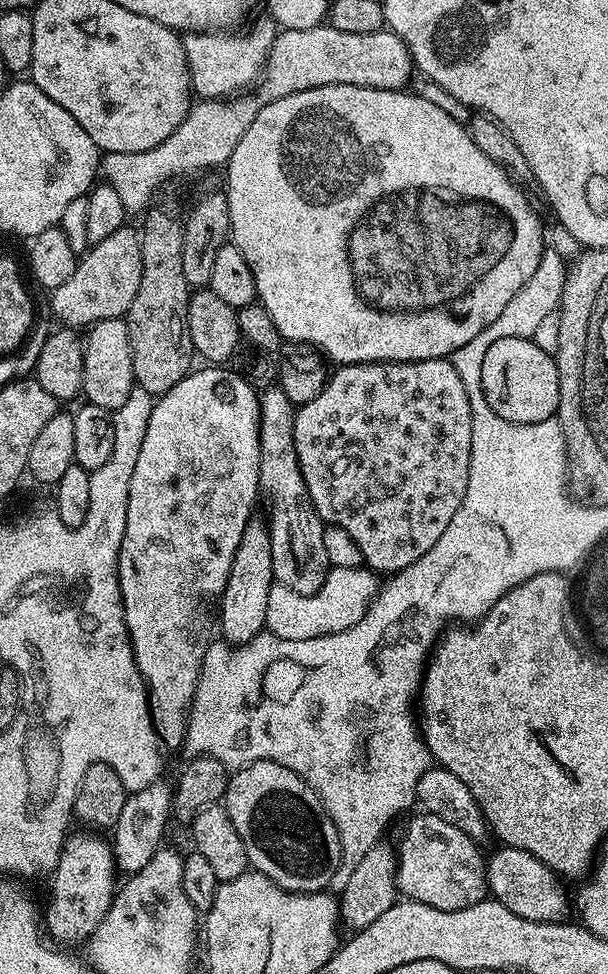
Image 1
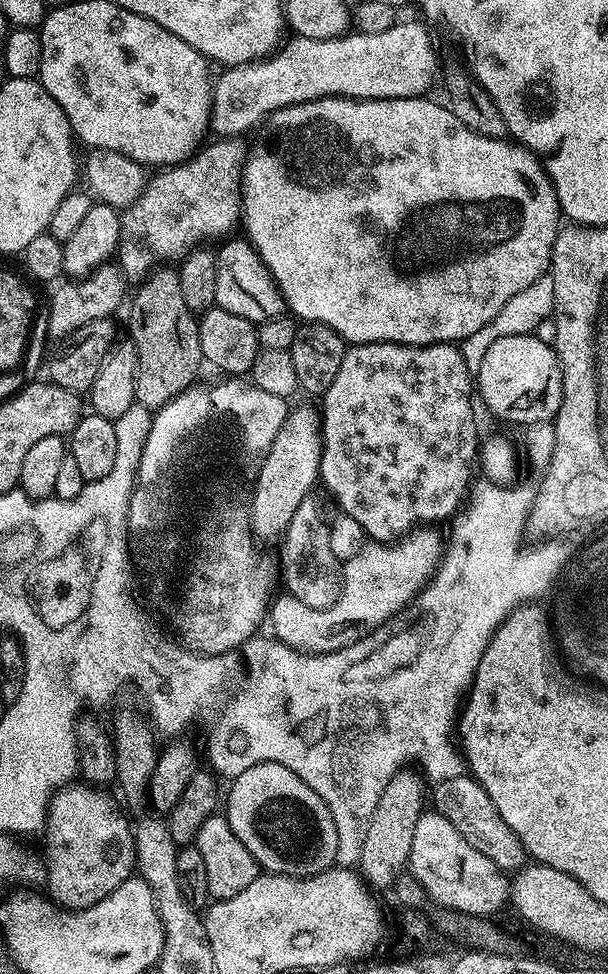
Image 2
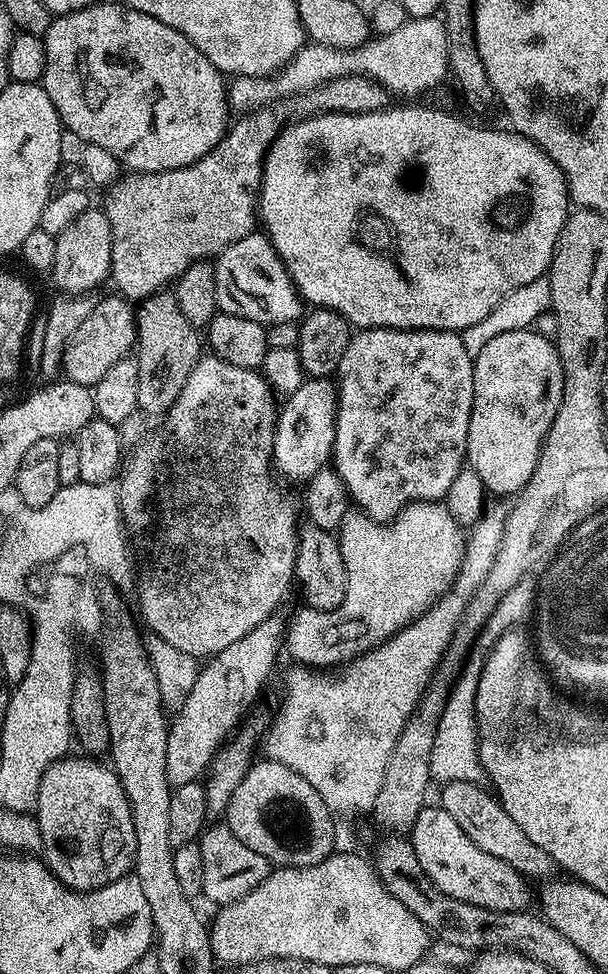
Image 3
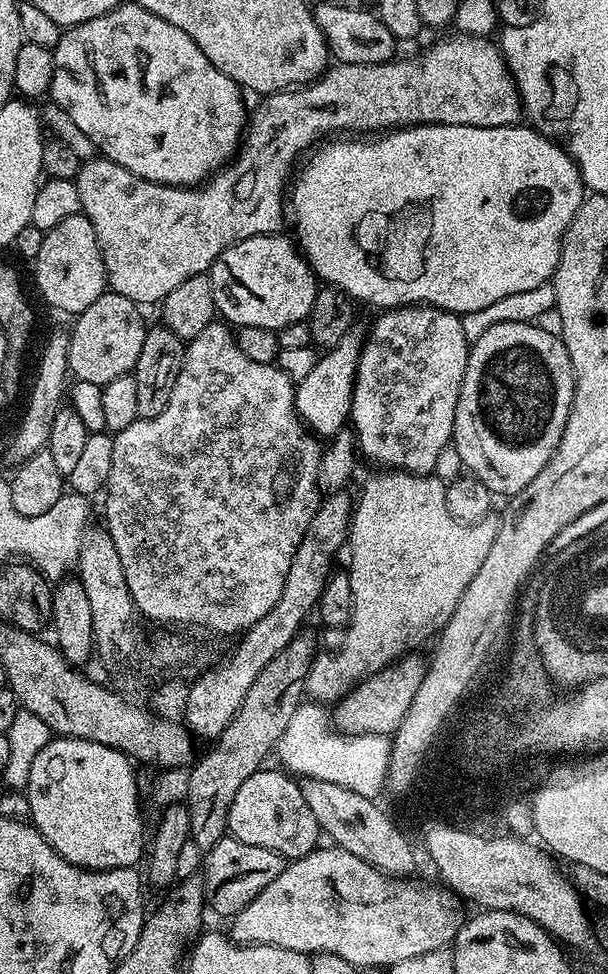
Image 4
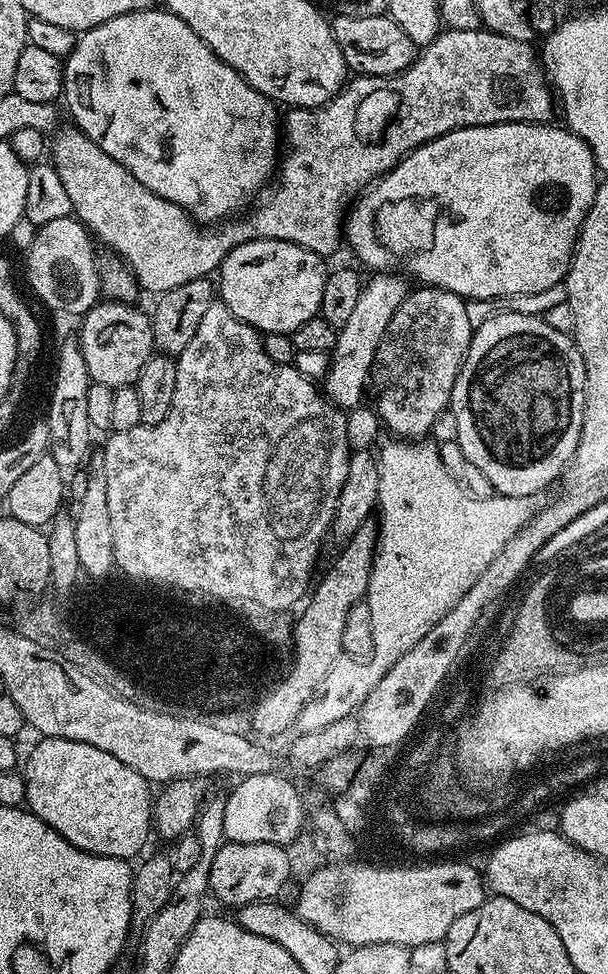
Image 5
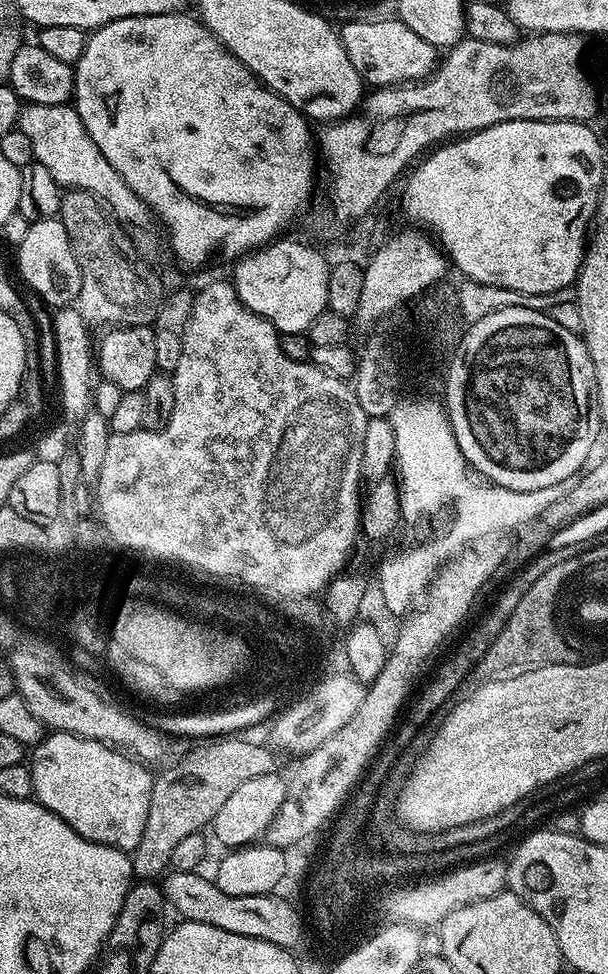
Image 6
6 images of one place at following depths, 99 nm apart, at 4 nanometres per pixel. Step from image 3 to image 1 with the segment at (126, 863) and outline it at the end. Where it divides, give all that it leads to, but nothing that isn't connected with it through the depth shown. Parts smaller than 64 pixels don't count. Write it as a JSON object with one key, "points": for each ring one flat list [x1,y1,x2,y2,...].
{"points":[[80,831,84,832,77,836,69,835,64,841,60,861,50,876,52,897,48,900,48,909,42,912,43,923,44,920,48,923,48,932,57,940,57,945,87,941,106,918,112,897,118,891,118,869,112,856,111,843,95,831]]}

